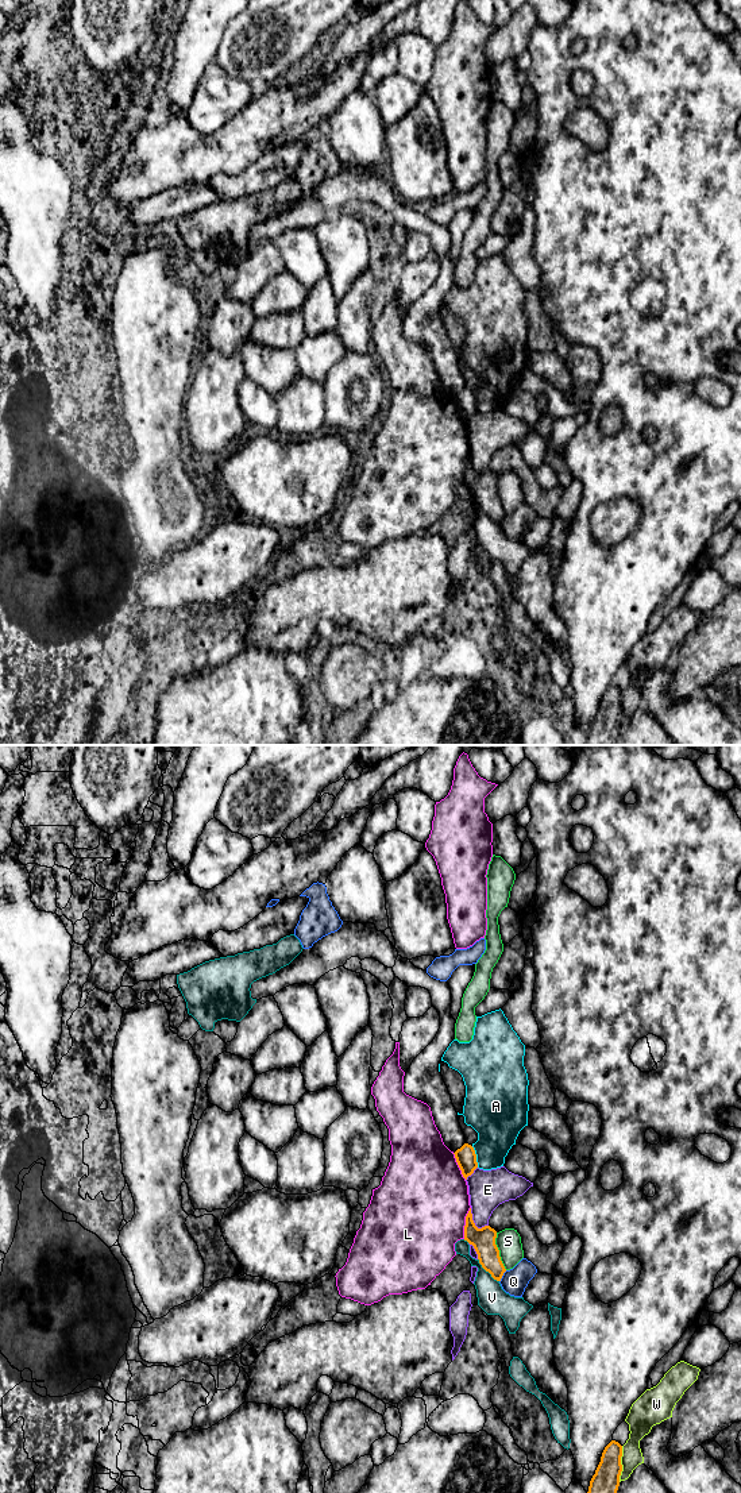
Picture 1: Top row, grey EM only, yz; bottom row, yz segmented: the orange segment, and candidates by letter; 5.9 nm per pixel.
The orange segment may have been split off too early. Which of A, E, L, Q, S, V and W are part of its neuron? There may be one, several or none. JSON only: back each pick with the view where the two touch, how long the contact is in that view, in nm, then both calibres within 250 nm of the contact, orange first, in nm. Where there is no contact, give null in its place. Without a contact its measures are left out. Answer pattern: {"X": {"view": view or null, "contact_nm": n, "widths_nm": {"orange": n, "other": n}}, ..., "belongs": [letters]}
{"belongs": []}

